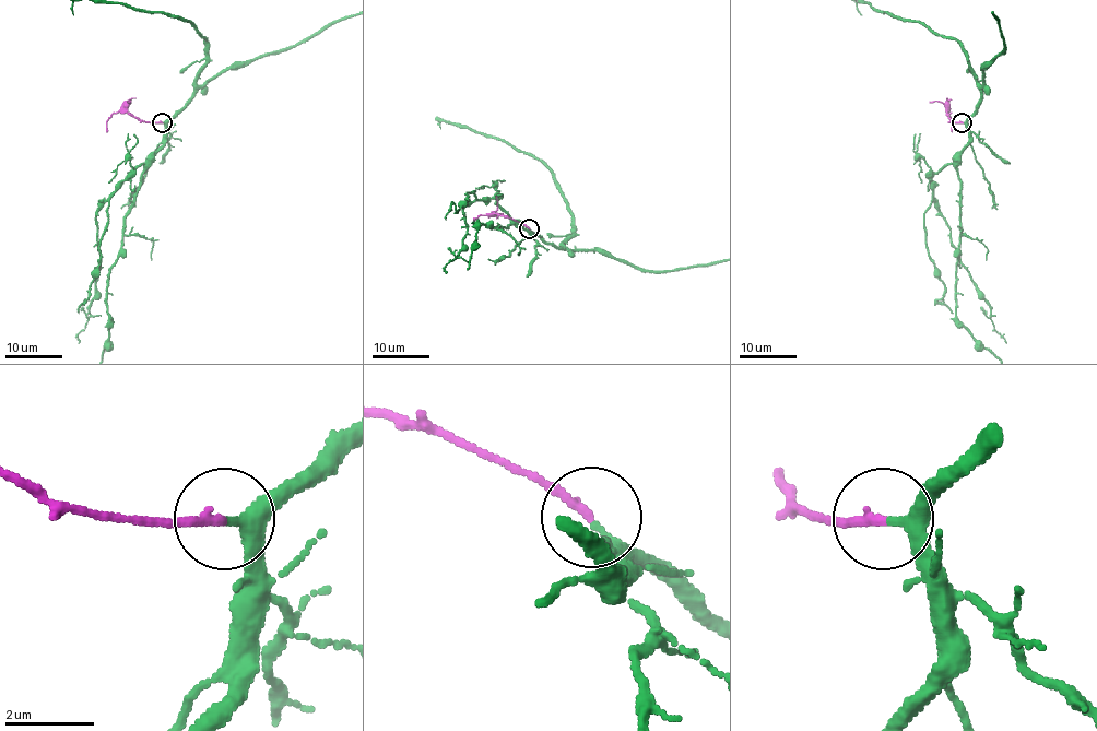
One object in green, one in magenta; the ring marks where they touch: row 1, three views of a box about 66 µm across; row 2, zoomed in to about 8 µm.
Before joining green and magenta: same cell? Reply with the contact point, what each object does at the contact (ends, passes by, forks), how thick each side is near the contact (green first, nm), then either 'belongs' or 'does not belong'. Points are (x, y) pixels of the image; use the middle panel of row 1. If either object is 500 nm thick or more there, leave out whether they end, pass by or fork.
(529, 228) | green passes by | magenta ends | 200/200 nm | belongs

